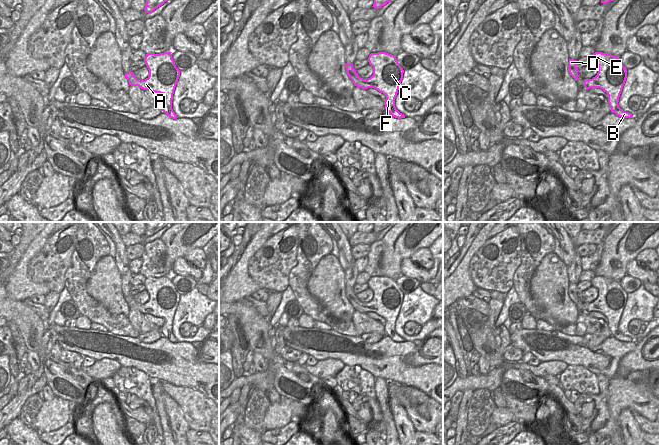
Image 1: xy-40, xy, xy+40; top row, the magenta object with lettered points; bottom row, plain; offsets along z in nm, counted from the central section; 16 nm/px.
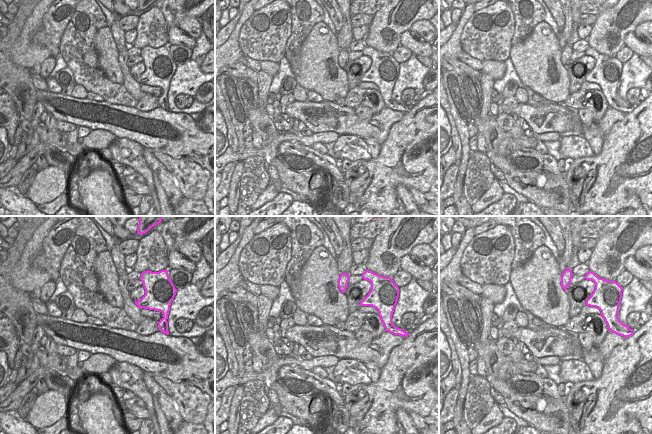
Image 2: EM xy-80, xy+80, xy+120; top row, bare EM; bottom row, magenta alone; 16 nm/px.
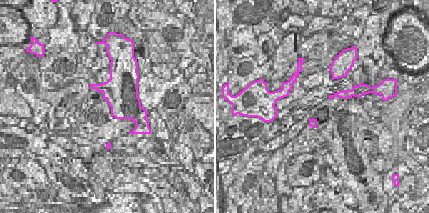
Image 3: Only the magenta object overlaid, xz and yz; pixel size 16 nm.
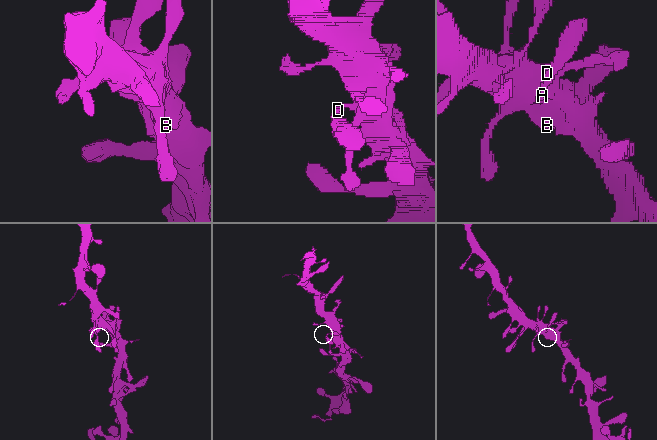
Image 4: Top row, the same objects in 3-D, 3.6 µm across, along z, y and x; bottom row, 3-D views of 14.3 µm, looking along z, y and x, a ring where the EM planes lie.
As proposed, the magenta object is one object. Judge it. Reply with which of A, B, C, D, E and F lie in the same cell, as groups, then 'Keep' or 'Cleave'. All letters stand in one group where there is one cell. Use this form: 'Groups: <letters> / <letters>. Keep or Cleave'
Groups: A B C D E F. Keep.

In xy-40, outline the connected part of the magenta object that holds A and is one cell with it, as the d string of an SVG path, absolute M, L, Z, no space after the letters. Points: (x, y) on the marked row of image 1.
M171 53L146 54L144 62L149 70L149 76L145 80L137 79L131 71L125 73L125 77L131 86L163 94L165 98L160 104L162 111L170 118L177 119L178 117L172 109L172 99L180 70L176 67Z

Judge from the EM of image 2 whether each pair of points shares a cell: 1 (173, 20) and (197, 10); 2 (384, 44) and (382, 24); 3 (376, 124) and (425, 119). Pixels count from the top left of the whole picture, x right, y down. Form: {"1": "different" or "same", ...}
{"1": "same", "2": "same", "3": "different"}

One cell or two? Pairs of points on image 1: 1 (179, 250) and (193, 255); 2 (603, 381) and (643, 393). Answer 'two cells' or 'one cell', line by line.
1: two cells
2: two cells

